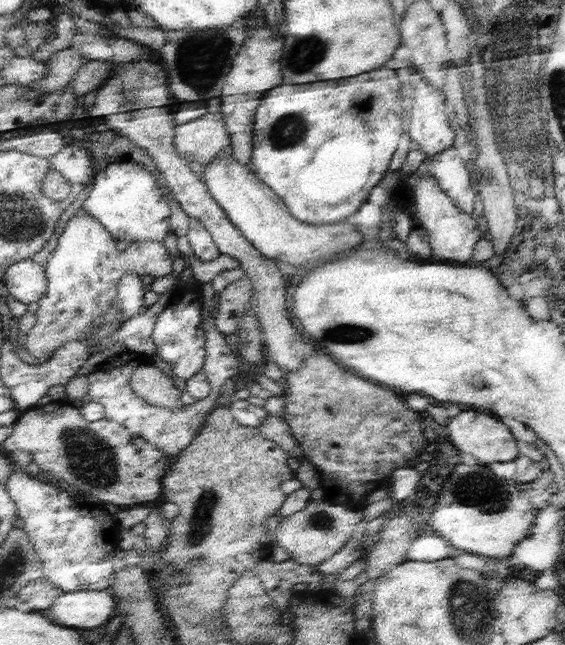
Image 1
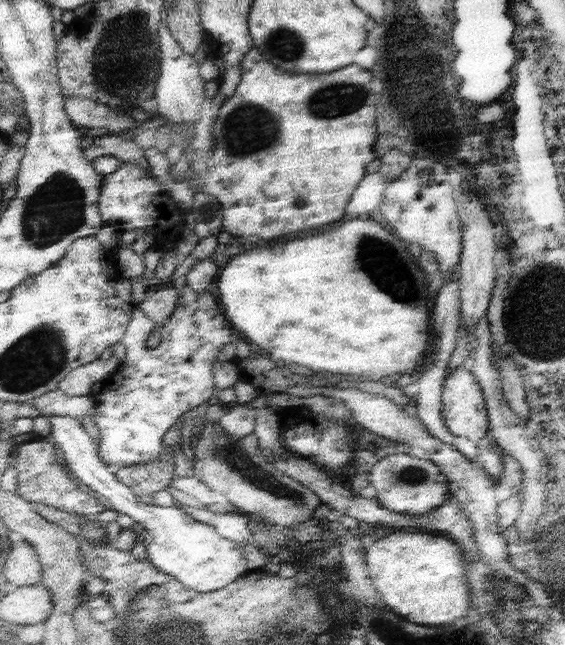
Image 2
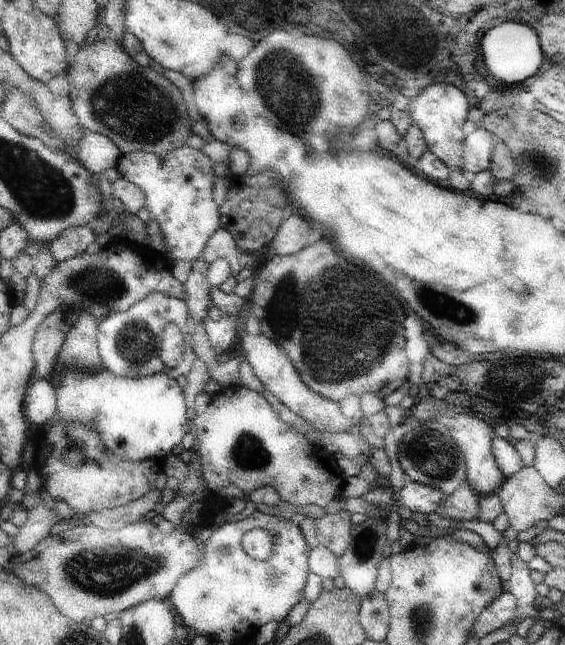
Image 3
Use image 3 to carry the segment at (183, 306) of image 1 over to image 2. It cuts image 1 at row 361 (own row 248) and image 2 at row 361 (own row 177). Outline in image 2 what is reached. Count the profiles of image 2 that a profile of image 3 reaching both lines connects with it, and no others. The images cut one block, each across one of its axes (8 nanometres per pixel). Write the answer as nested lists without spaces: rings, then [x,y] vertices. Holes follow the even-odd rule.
[[[186,285],[179,291],[179,306],[174,316],[160,329],[161,340],[155,348],[147,348],[147,340],[155,332],[155,322],[142,312],[139,306],[133,310],[127,333],[122,340],[126,348],[124,362],[118,372],[105,381],[106,386],[96,396],[97,411],[95,411],[96,426],[99,428],[99,446],[101,459],[111,468],[117,469],[137,464],[149,465],[157,463],[164,454],[163,436],[171,430],[171,425],[187,412],[203,402],[208,402],[217,391],[213,379],[213,362],[224,345],[231,343],[233,330],[224,317],[214,287],[199,294],[191,286]]]

